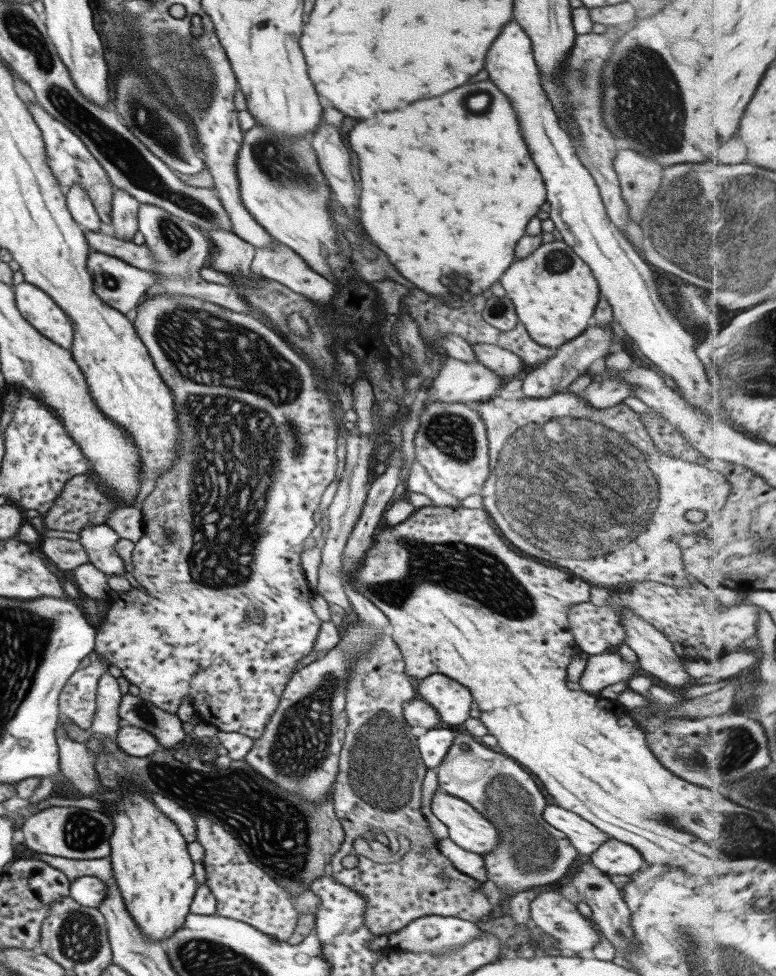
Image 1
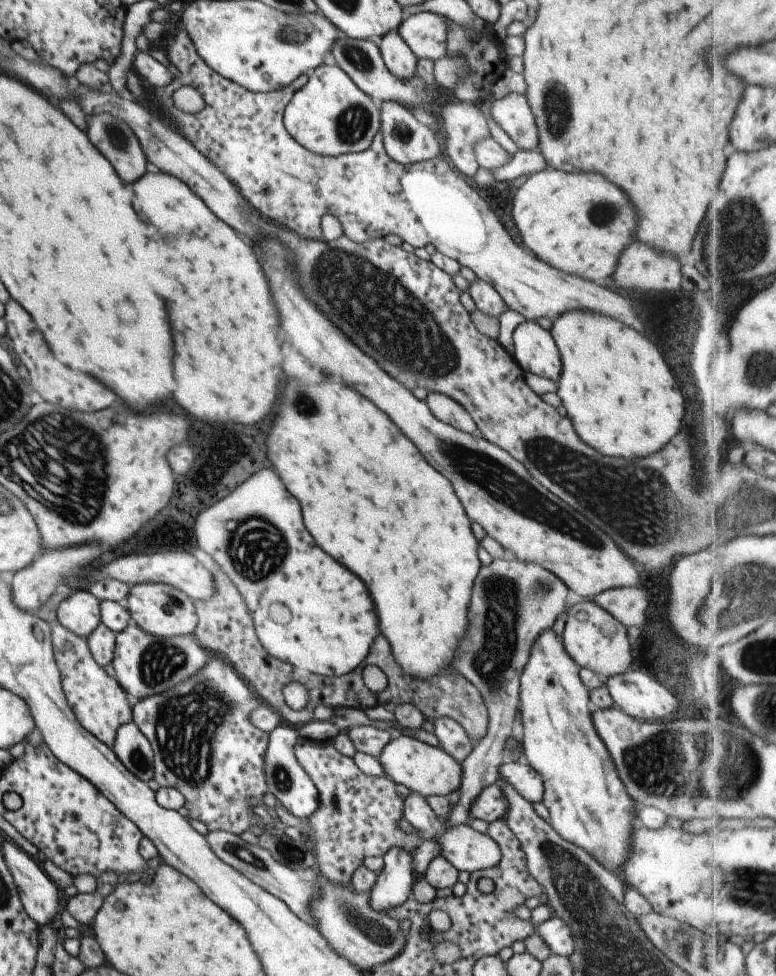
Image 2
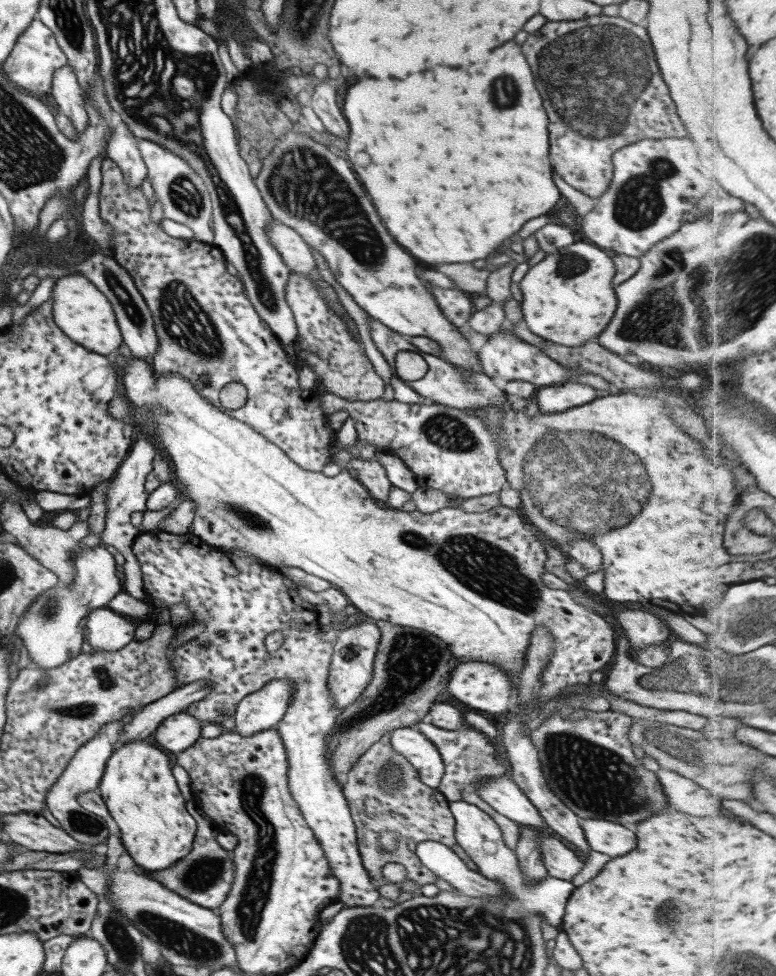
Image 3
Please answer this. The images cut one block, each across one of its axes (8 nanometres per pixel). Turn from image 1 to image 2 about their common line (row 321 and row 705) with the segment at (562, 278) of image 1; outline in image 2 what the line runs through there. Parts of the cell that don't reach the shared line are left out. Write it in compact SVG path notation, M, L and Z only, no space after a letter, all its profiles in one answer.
M543 630L541 636L533 642L529 658L519 677L519 716L521 716L521 755L543 782L542 803L549 812L548 822L551 828L565 838L567 842L583 848L595 862L611 872L617 872L629 858L631 842L631 800L615 772L615 766L609 758L609 752L601 744L593 724L589 691L577 676L579 667L565 652L562 640L553 630Z

